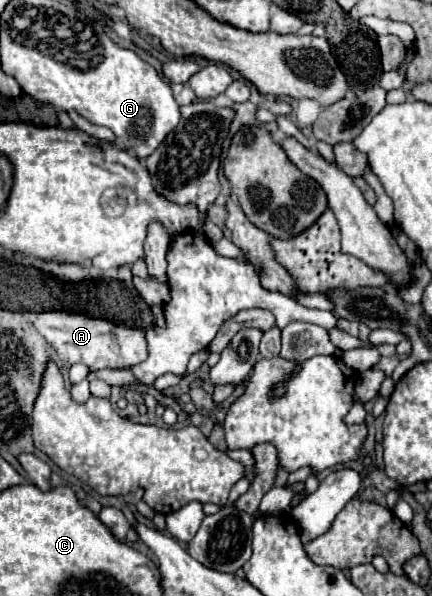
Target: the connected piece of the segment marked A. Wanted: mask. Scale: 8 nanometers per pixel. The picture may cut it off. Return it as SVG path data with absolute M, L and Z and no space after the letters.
M51 310L51 312L39 312L33 320L33 326L37 332L45 338L45 342L57 352L57 356L67 364L85 364L91 372L95 370L119 370L119 368L131 368L135 364L141 364L147 356L147 340L145 330L141 328L127 328L121 324L115 324L107 318L95 318L85 312L69 312L69 310Z

